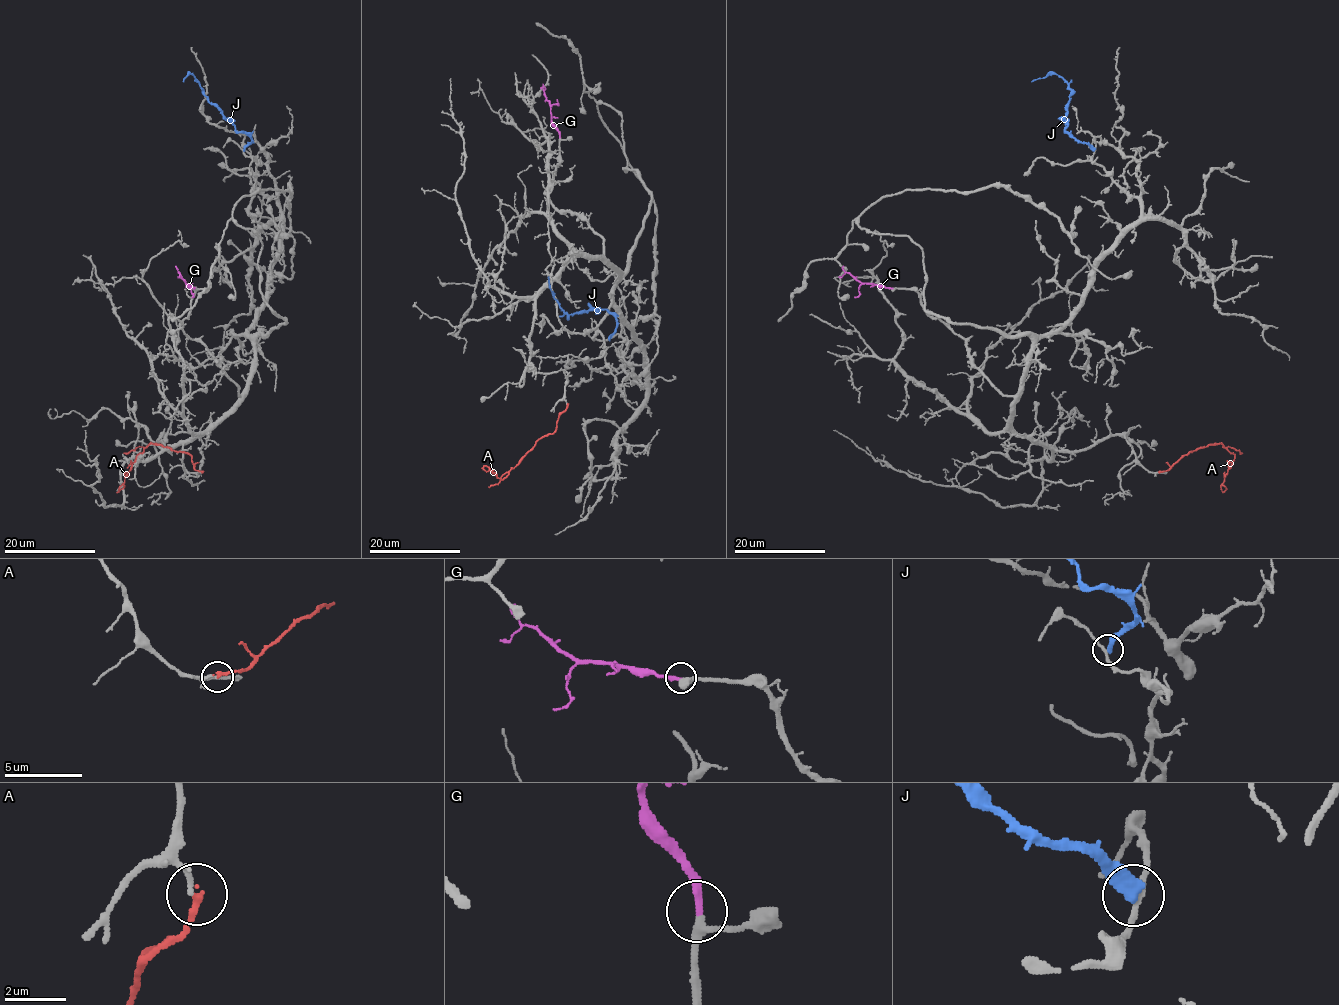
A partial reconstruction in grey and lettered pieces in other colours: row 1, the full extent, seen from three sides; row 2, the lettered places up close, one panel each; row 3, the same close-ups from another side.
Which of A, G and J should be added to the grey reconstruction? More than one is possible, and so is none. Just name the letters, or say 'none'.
G

